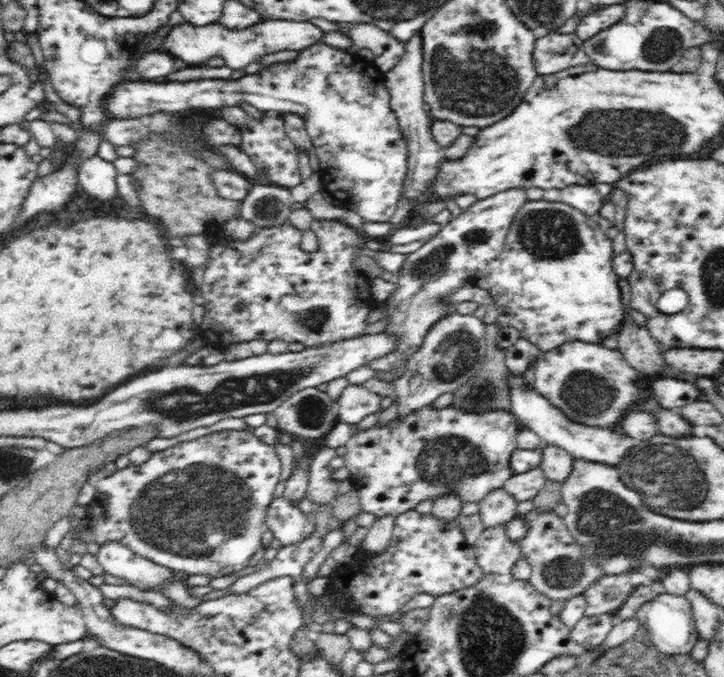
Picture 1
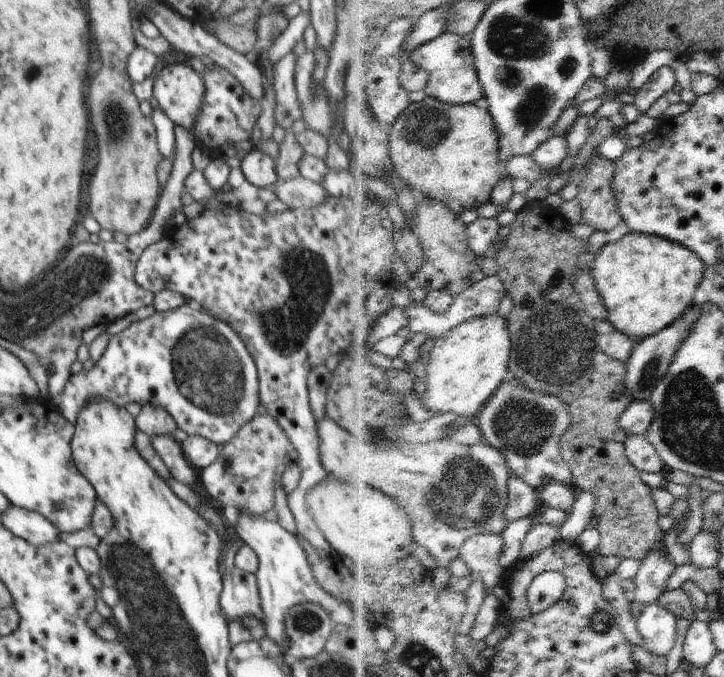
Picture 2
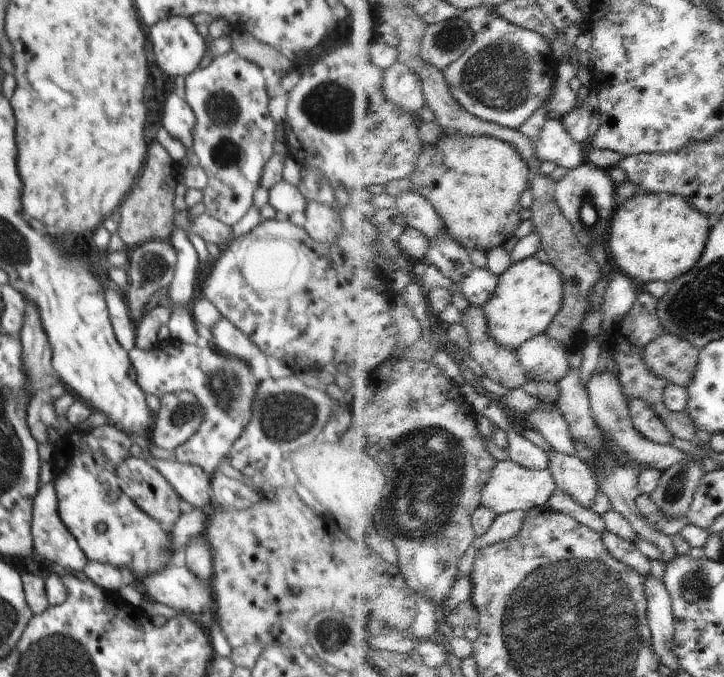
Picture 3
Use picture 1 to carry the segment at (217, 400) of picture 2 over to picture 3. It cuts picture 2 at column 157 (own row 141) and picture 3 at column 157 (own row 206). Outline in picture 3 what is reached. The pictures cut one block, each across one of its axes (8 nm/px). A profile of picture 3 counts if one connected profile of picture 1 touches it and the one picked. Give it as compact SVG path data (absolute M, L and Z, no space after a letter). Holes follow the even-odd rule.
M159 336L161 340L152 350L134 347L129 357L137 372L138 386L145 394L161 397L164 393L186 391L196 394L204 408L204 418L198 430L174 450L181 463L198 465L212 476L220 462L228 462L229 450L251 419L251 402L259 382L250 364L238 357L220 352L211 344L200 340L198 344L182 344Z

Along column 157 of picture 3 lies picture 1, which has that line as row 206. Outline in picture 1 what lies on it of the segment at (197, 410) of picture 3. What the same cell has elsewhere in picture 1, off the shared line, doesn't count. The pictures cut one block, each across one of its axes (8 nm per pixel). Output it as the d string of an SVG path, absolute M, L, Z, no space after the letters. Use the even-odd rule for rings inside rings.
M416 34L411 40L404 43L405 53L392 68L384 69L385 85L390 94L390 105L397 116L400 130L407 142L407 174L403 182L402 193L412 203L408 218L402 224L406 227L415 227L426 222L430 216L438 214L446 208L445 200L429 200L425 192L437 173L438 163L446 159L444 147L440 146L431 133L432 116L428 114L424 103L424 81L422 74L422 37Z

